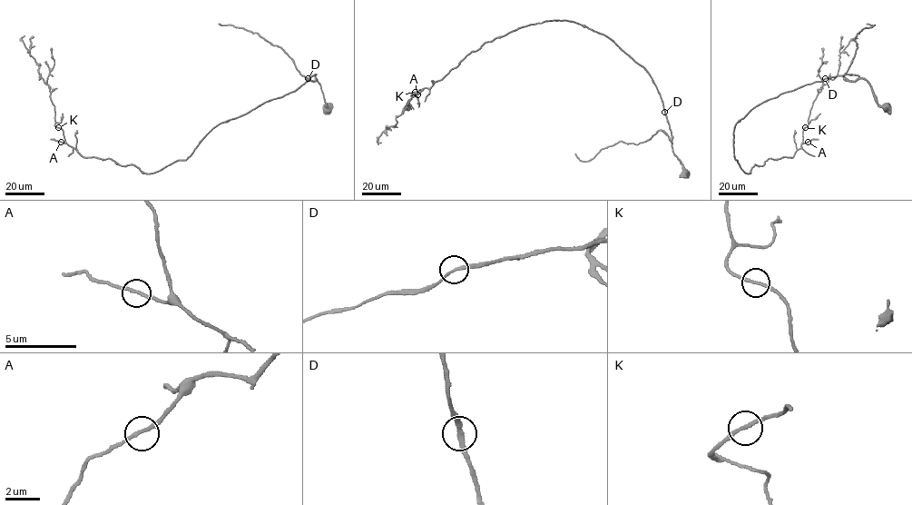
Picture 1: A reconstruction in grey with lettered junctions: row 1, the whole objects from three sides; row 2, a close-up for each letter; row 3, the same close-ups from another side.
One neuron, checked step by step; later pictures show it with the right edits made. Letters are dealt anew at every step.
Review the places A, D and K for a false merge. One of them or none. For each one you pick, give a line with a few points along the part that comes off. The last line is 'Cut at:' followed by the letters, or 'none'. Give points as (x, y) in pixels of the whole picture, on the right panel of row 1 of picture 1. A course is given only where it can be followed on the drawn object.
Cut at: none

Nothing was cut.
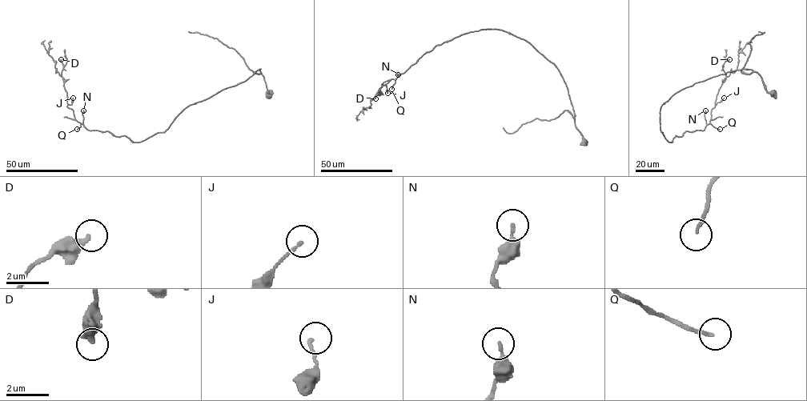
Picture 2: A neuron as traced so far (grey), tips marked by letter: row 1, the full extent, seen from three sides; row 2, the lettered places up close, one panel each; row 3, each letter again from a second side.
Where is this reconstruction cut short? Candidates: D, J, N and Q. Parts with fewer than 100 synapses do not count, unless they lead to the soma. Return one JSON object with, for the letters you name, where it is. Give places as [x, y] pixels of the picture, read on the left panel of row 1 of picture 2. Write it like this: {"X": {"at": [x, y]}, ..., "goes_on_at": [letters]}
{"goes_on_at": []}

